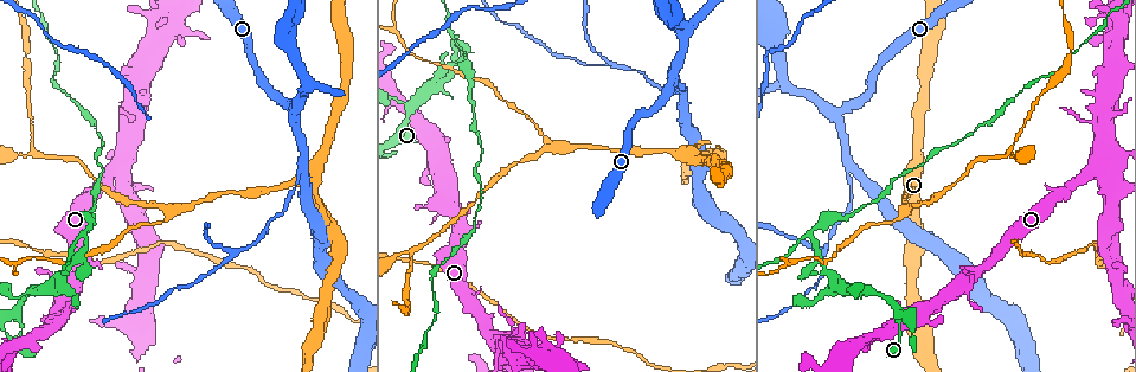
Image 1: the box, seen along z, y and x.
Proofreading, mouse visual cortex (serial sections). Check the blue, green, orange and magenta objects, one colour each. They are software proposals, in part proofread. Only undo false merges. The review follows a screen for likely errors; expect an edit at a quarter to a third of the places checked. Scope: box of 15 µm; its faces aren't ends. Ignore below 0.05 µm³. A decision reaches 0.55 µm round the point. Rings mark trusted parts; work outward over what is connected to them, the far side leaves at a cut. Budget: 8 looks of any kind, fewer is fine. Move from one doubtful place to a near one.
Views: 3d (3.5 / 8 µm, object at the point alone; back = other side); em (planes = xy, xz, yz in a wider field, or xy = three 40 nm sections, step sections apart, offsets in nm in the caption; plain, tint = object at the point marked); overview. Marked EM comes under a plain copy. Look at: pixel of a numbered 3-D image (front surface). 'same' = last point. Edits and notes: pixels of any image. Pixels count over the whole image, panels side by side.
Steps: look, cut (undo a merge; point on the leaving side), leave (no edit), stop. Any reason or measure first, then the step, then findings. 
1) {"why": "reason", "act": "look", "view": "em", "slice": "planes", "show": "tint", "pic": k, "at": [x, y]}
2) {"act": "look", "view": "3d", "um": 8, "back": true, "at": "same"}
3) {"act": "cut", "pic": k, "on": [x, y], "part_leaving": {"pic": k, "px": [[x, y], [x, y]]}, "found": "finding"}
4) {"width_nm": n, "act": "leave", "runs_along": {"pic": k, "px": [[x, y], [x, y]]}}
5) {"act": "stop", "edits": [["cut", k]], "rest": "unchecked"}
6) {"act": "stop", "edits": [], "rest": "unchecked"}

{"why": "abrupt turn", "act": "look", "view": "3d", "um": 3.5, "back": true, "pic": 1, "at": [897, 314]}

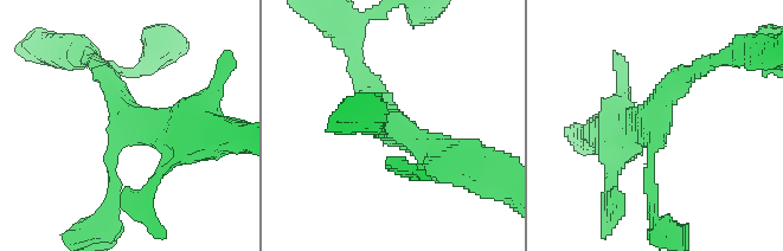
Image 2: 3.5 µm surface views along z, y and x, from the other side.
{"arms": 3, "arm_widths_nm": [150, 250, 400], "act": "look", "view": "em", "slice": "xy", "step": 1, "show": "tint", "pic": 2, "at": [125, 125]}

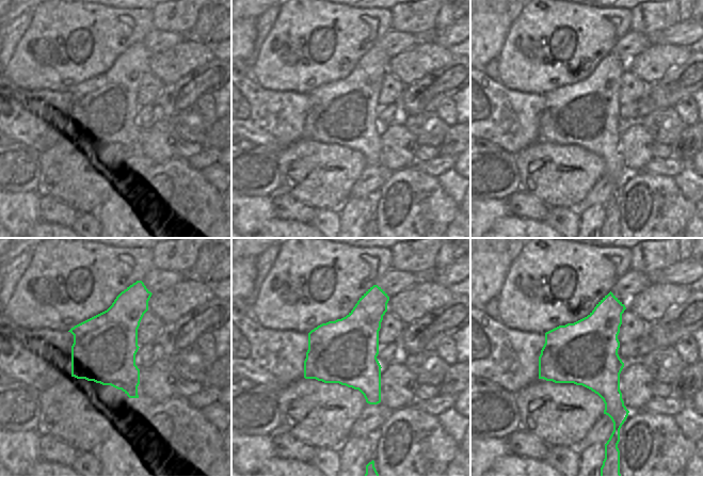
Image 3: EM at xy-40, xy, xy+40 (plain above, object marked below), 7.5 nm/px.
{"act": "leave", "runs_along": {"pic": 2, "px": [[653, 204], [656, 105], [695, 69]]}, "found": "one cell here"}

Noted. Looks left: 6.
{"why": "thick turns thin", "act": "look", "view": "3d", "um": 3.5, "pic": 1, "at": [542, 135]}

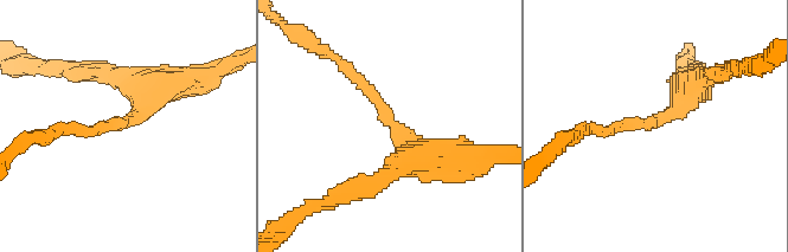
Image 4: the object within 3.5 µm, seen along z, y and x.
{"arm_widths_nm": [150, 400], "act": "look", "view": "em", "slice": "xy", "step": 5, "show": "tint", "pic": 4, "at": [119, 124]}

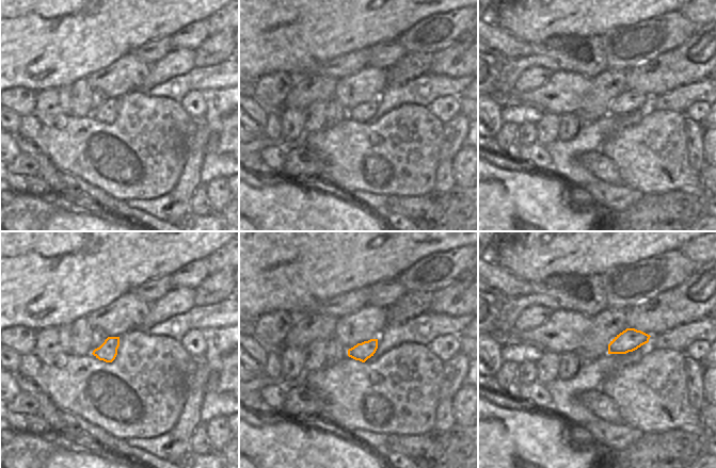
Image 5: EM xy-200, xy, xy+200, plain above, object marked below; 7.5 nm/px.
{"act": "leave", "runs_along": {"pic": 4, "px": [[430, 161], [409, 152], [339, 60]]}, "found": "one cell here"}

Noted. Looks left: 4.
{"why": "three arms meet", "act": "look", "view": "3d", "um": 3.5, "pic": 1, "at": [789, 264]}

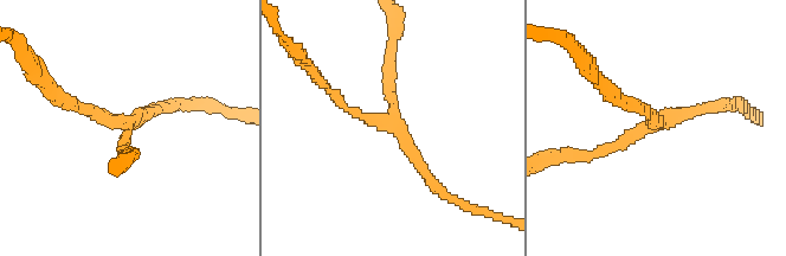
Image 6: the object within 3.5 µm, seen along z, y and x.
{"arms": 3, "arm_widths_nm": [150, 150, 150], "why": "need the tissue", "act": "look", "view": "em", "slice": "planes", "show": "tint", "pic": 6, "at": [392, 125]}

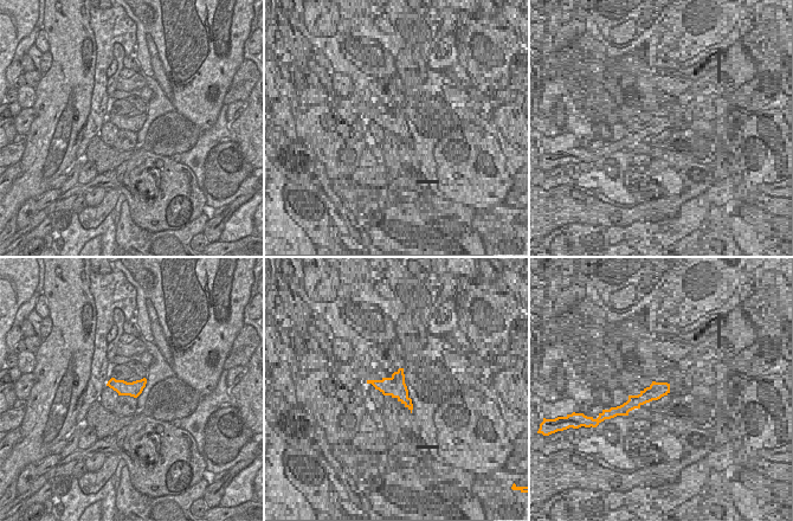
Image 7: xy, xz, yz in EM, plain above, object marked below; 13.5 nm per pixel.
{"width_nm": 200, "act": "leave", "runs_along": {"pic": 6, "px": [[435, 184], [391, 123], [387, 56]]}, "found": "continuous, no second cell"}

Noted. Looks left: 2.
{"act": "stop", "edits": [], "rest": "unchecked"}

